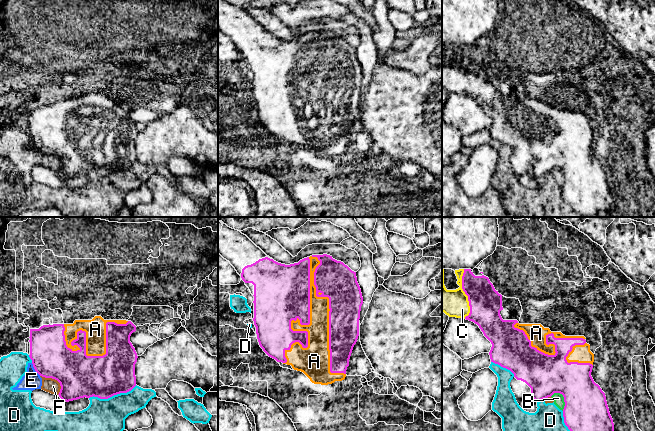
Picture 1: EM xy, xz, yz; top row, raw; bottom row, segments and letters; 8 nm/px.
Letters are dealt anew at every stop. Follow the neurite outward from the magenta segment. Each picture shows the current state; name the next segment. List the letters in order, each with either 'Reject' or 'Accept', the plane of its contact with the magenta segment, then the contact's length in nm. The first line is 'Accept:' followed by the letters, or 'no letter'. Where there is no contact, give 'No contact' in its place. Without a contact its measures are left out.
Accept: A, C
A: Accept. Touches magenta in xz. Shared border 900 nm
B: Reject. Touches magenta in yz. Shared border 170 nm
C: Accept. Touches magenta in yz. Shared border 400 nm
D: Reject. Touches magenta in xy. Shared border 400 nm
E: Reject. Touches magenta in xy. Shared border 130 nm
F: Reject. Touches magenta in xy. Shared border 220 nm

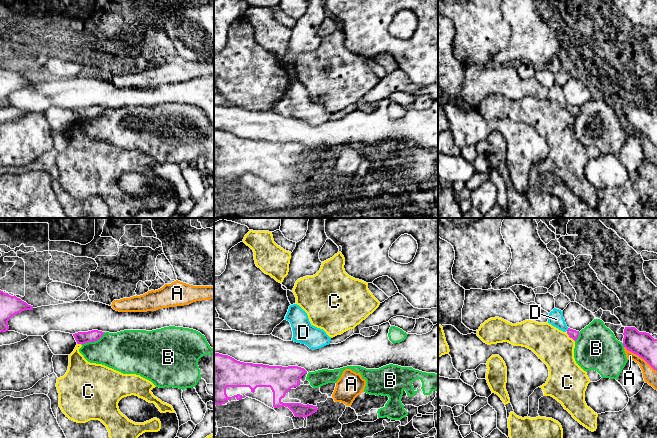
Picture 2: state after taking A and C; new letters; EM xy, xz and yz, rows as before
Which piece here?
Accept: no letter
A: Reject. Touches magenta in yz. Shared border 340 nm
B: Reject. Touches magenta in xy. Shared border 220 nm
C: Reject. Touches magenta in yz. Shared border 100 nm
D: Reject. Touches magenta in yz. Shared border 30 nm

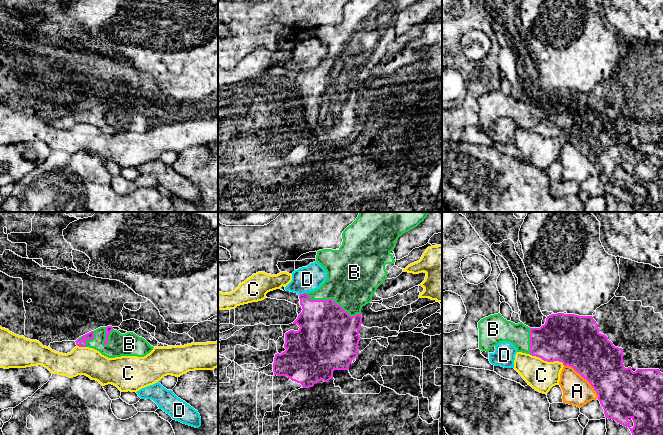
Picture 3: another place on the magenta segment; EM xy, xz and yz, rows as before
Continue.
Accept: B
A: Reject. Touches magenta in yz. Shared border 380 nm
B: Accept. Touches magenta in xz. Shared border 480 nm
C: Reject. Touches magenta in yz. Shared border 300 nm
D: Reject. Touches magenta in xz. Shared border 70 nm

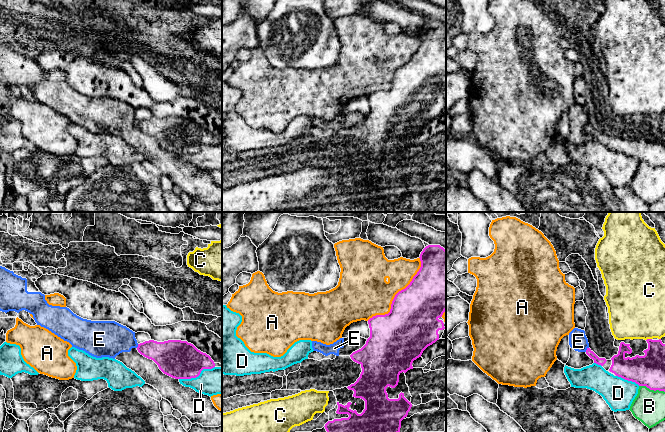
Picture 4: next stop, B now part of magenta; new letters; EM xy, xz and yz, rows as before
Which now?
Accept: no letter
A: Reject. Touches magenta in xz. Shared border 650 nm
B: Reject. Touches magenta in yz. Shared border 220 nm
C: Reject. Touches magenta in yz. Shared border 50 nm
D: Reject. Touches magenta in xy. Shared border 300 nm
E: Reject. Touches magenta in yz. Shared border 50 nm

